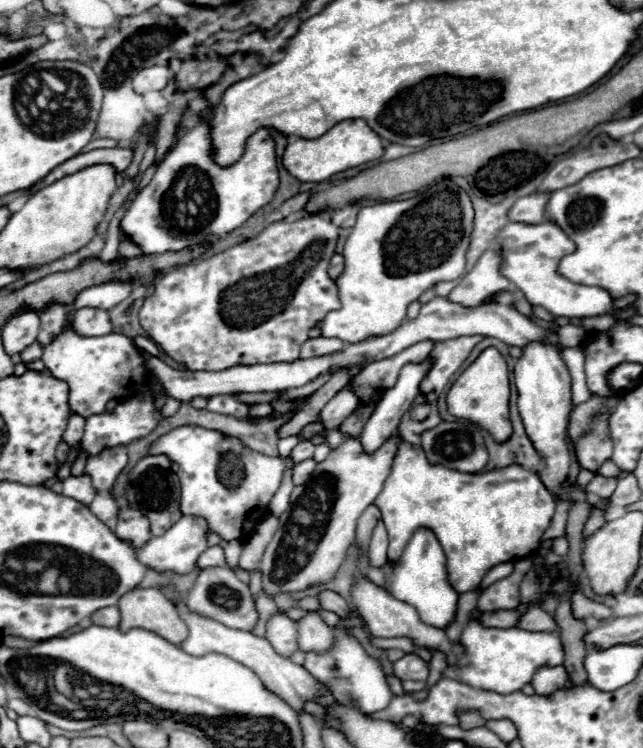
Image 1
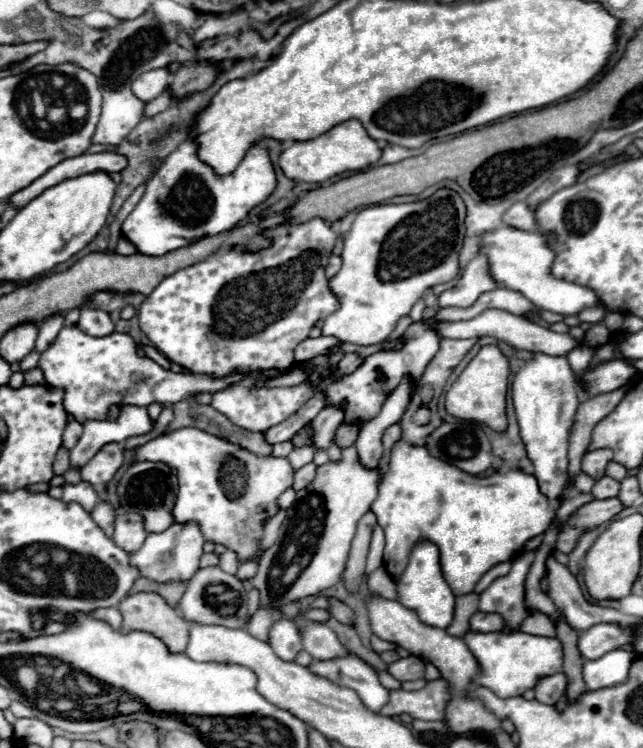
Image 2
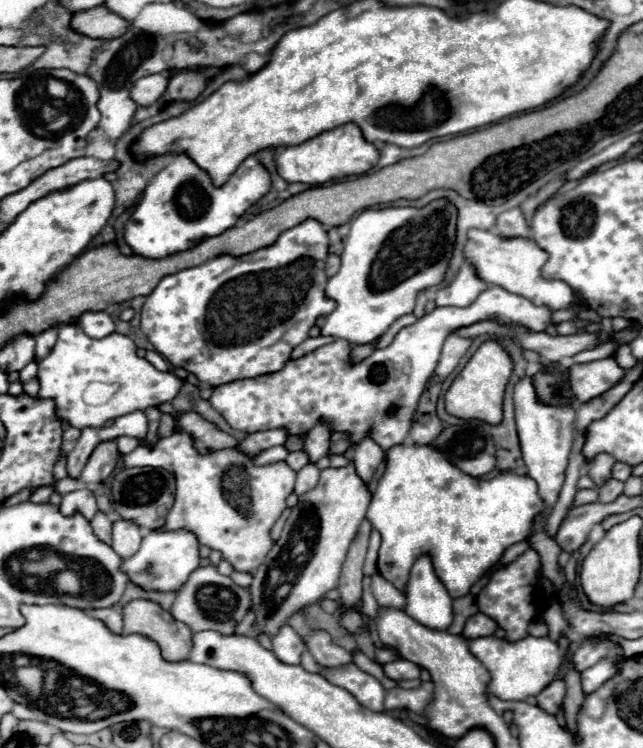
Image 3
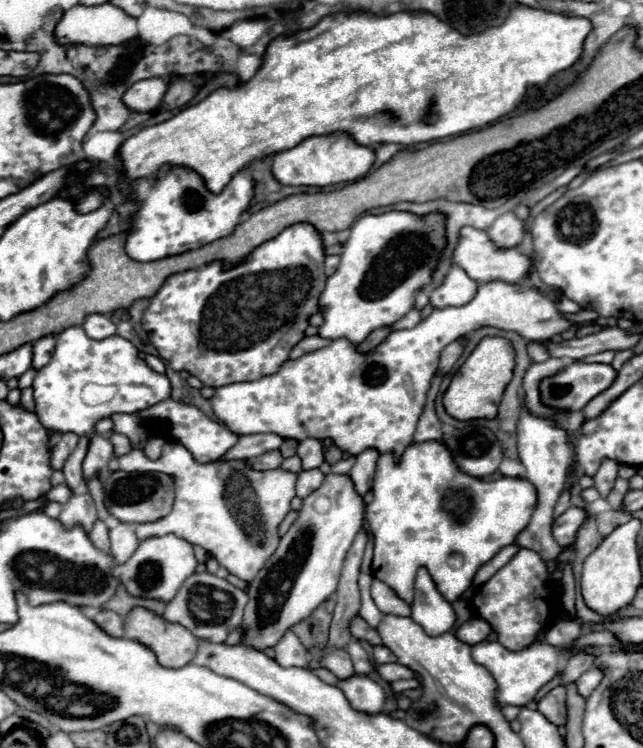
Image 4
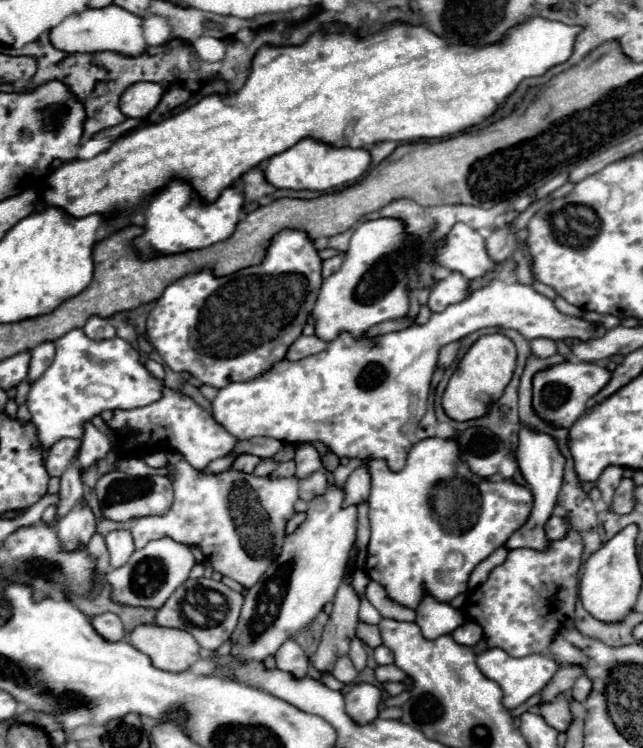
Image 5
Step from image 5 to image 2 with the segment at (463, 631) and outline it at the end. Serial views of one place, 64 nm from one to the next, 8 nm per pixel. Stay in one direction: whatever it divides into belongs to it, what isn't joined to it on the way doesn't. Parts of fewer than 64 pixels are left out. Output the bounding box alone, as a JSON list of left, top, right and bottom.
[470,612,504,632]

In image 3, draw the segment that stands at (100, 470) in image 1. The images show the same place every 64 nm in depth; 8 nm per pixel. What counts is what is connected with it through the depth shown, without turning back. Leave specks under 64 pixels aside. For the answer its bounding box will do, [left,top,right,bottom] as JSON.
[80,440,120,484]

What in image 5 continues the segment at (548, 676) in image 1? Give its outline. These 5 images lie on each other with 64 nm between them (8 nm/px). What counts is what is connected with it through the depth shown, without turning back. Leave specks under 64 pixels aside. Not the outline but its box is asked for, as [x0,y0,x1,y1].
[540,696,572,732]

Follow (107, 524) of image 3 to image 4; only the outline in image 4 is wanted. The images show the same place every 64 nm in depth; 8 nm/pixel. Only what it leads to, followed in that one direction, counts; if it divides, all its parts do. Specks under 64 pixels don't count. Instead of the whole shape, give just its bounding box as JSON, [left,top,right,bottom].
[90,520,110,554]

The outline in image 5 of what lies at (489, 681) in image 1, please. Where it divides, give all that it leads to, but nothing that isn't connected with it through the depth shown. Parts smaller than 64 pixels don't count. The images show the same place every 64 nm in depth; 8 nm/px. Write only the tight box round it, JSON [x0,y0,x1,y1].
[476,648,558,710]

